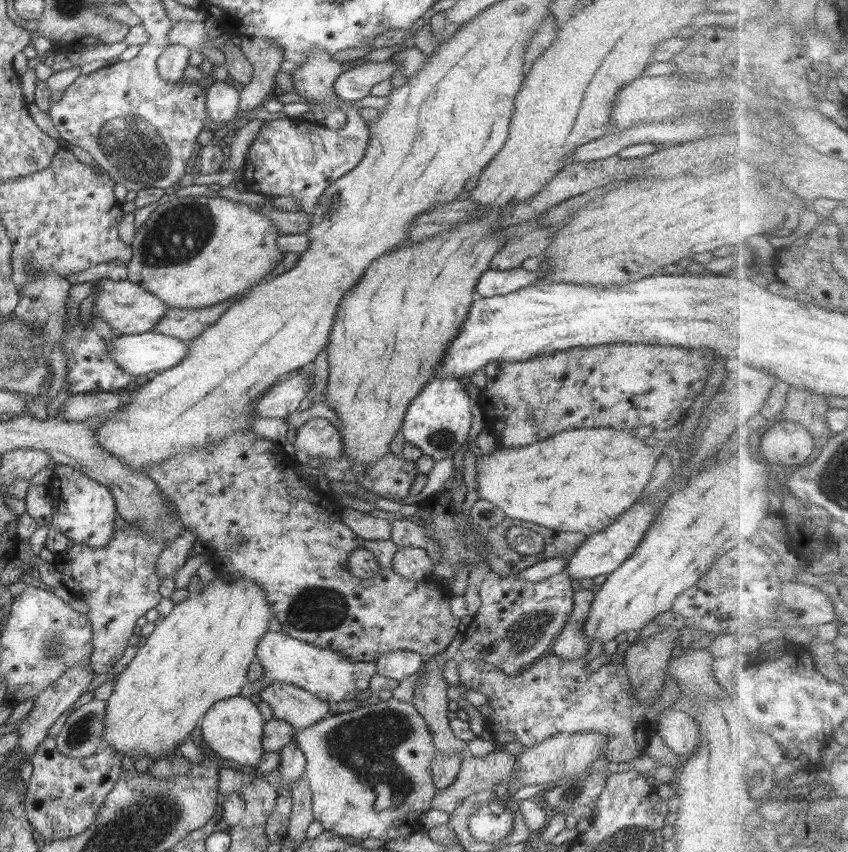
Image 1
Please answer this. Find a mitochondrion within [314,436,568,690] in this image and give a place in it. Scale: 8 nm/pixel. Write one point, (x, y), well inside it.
(521, 637)

